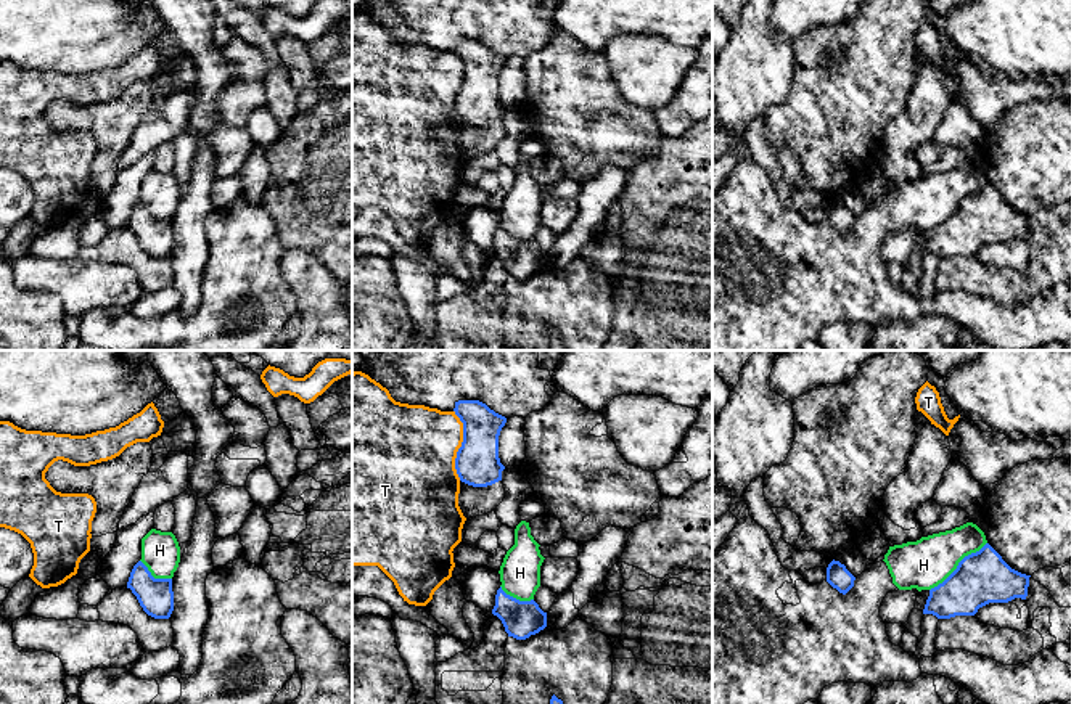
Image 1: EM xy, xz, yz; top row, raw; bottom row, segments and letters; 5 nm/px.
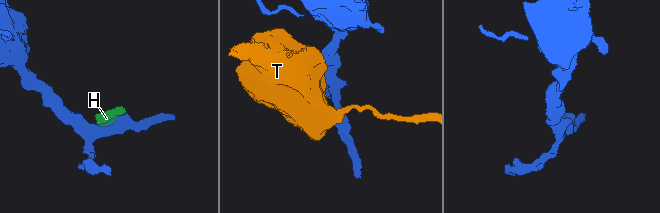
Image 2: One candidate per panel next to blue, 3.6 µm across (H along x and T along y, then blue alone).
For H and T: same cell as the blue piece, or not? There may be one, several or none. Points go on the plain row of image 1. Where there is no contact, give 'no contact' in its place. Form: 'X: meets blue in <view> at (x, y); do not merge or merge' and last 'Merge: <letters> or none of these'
H: meets blue in yz at (959, 204); do not merge
T: meets blue in xz at (462, 85); do not merge
Merge: none of these

